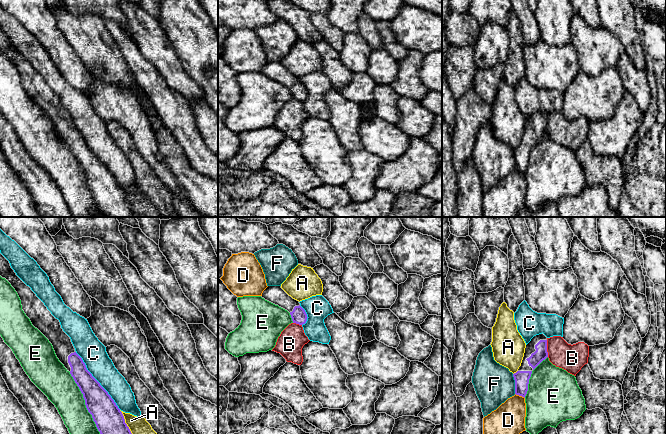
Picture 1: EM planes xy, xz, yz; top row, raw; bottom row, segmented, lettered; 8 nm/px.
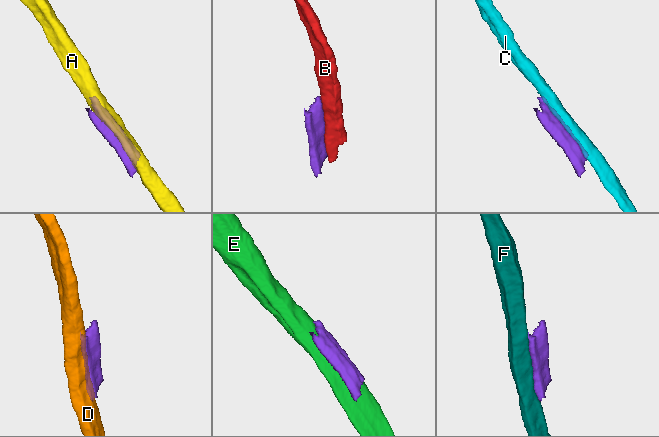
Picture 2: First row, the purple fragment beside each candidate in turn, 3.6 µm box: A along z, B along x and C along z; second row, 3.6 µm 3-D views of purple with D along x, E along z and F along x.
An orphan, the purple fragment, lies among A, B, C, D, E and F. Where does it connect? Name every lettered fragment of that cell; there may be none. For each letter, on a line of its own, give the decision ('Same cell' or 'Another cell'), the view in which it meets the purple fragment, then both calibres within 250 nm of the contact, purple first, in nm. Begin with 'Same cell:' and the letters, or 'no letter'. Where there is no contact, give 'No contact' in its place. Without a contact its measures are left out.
Same cell: no letter
A: Another cell. Touches purple in xy. Thickness 240 nm (purple) against 190 nm
B: Another cell. Touches purple in yz. Thickness 100 nm (purple) against 220 nm
C: Another cell. Touches purple in xy. Thickness 220 nm (purple) against 200 nm
D: Another cell. Touches purple in yz. Thickness 120 nm (purple) against 280 nm
E: Another cell. Touches purple in xy. Thickness 240 nm (purple) against 260 nm
F: Another cell. Touches purple in yz. Thickness 120 nm (purple) against 320 nm

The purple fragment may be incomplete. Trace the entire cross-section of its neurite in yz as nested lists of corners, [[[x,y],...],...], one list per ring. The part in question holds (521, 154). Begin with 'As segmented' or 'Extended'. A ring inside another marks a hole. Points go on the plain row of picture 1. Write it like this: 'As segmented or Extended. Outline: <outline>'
Extended. Outline: [[[543,109],[534,112],[526,121],[521,142],[513,150],[516,171],[525,174],[532,147],[547,133],[547,113]]]

